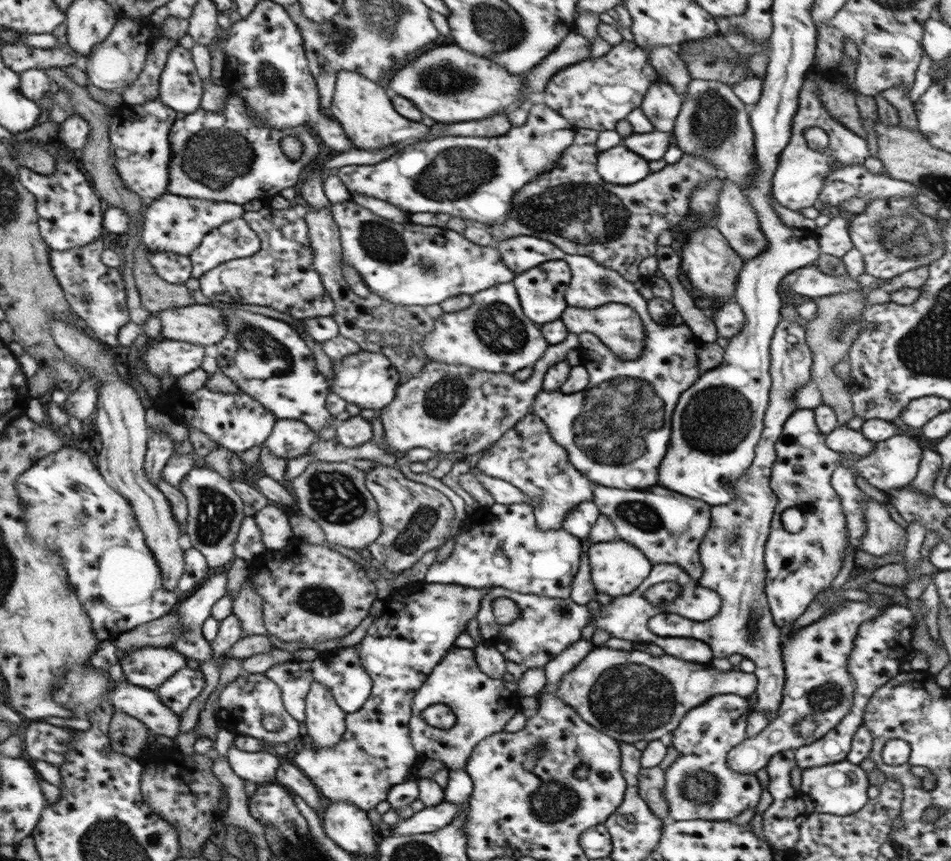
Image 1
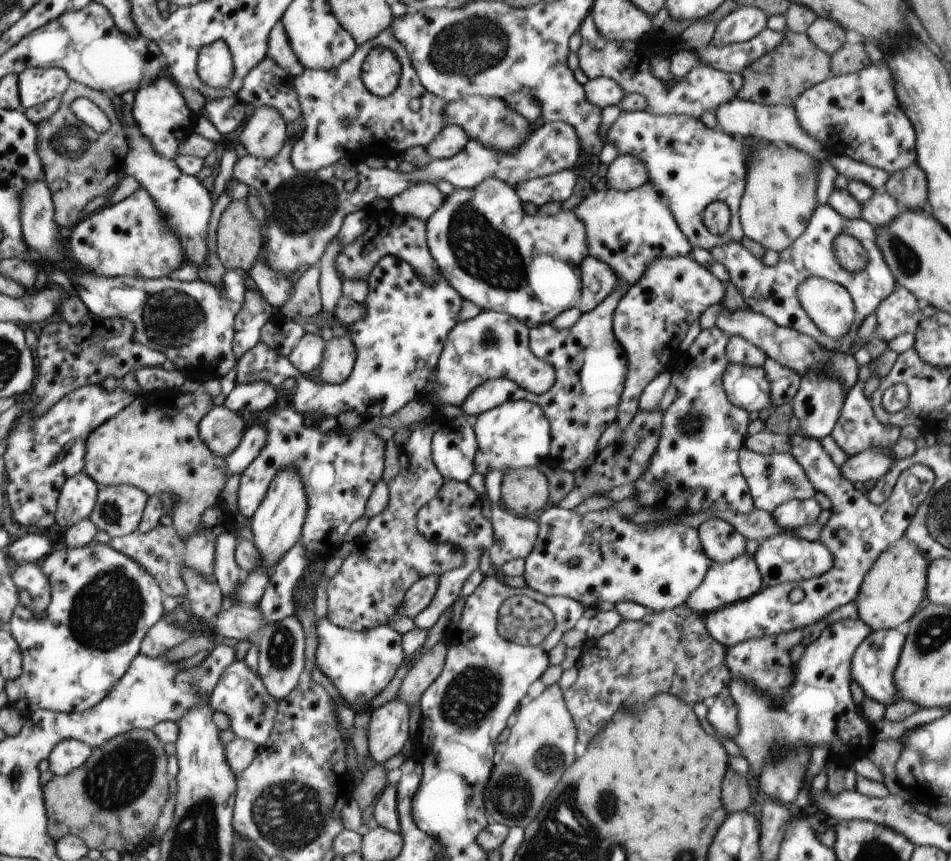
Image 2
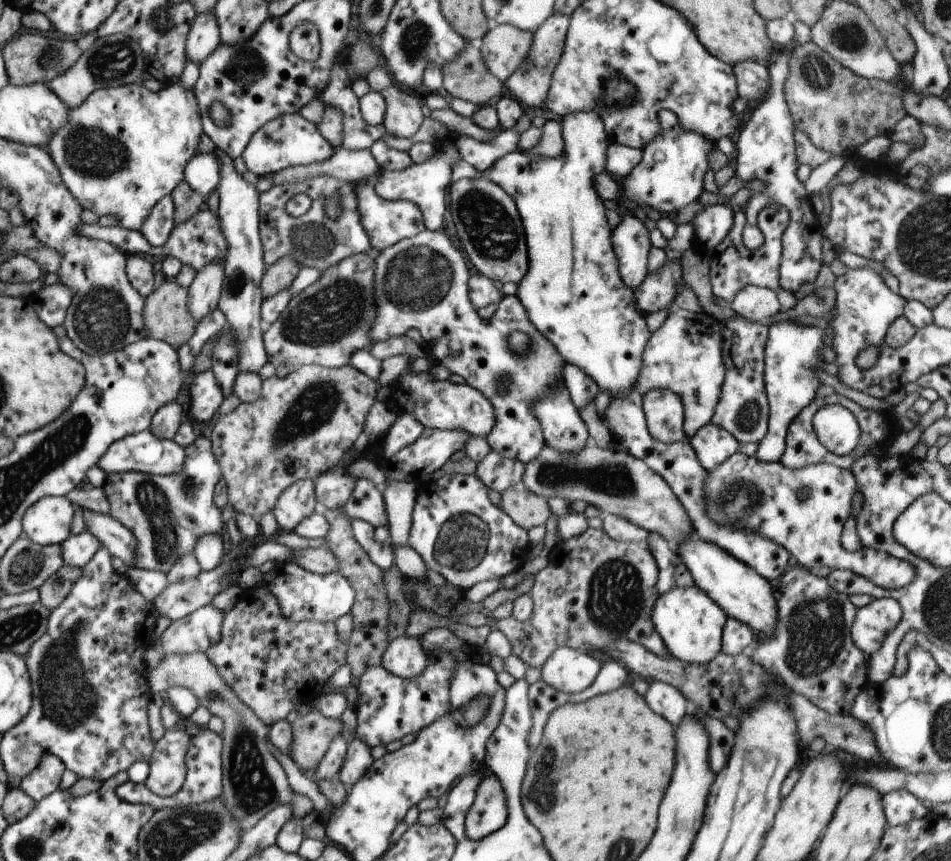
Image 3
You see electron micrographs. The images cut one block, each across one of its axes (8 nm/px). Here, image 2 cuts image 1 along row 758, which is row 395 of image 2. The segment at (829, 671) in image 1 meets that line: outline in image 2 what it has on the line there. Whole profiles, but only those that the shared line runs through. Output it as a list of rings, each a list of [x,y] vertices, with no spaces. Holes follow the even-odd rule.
[[[727,363],[722,387],[729,402],[748,413],[759,413],[765,408],[771,412],[775,408],[770,404],[768,380],[762,367]]]

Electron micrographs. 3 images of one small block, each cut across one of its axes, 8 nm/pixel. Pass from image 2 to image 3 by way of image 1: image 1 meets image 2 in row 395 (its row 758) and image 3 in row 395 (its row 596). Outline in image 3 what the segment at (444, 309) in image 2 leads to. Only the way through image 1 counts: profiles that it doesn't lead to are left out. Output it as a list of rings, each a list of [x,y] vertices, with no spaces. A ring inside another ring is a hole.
[[[409,366],[405,367],[403,372],[393,381],[393,386],[389,387],[387,408],[395,416],[409,415],[414,416],[414,420],[425,429],[459,429],[468,432],[471,437],[485,437],[489,429],[493,426],[494,414],[491,403],[474,388],[465,384],[453,384],[450,381],[436,380],[431,377],[427,371],[417,374],[409,372]]]

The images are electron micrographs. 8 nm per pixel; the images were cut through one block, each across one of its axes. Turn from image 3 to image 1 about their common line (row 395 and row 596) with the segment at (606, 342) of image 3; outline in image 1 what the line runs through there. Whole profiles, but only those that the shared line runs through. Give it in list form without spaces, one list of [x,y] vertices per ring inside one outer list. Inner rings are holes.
[[[618,539],[593,543],[588,547],[586,554],[595,592],[601,592],[611,598],[627,596],[635,591],[635,588],[649,574],[652,565],[640,550]]]

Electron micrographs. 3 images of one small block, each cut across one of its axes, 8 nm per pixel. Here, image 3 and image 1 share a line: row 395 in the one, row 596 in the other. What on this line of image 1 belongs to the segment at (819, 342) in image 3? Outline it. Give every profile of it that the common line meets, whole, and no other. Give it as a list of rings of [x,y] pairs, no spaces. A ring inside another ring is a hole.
[[[795,409],[784,421],[781,435],[774,445],[776,458],[768,482],[778,502],[770,520],[763,560],[766,602],[772,621],[779,628],[799,618],[816,594],[829,587],[843,566],[847,527],[839,496],[830,485],[831,473],[843,457],[827,448],[824,439],[825,435],[814,424],[814,412]],[[787,508],[801,512],[803,524],[798,532],[788,532],[781,525],[779,517]]]

